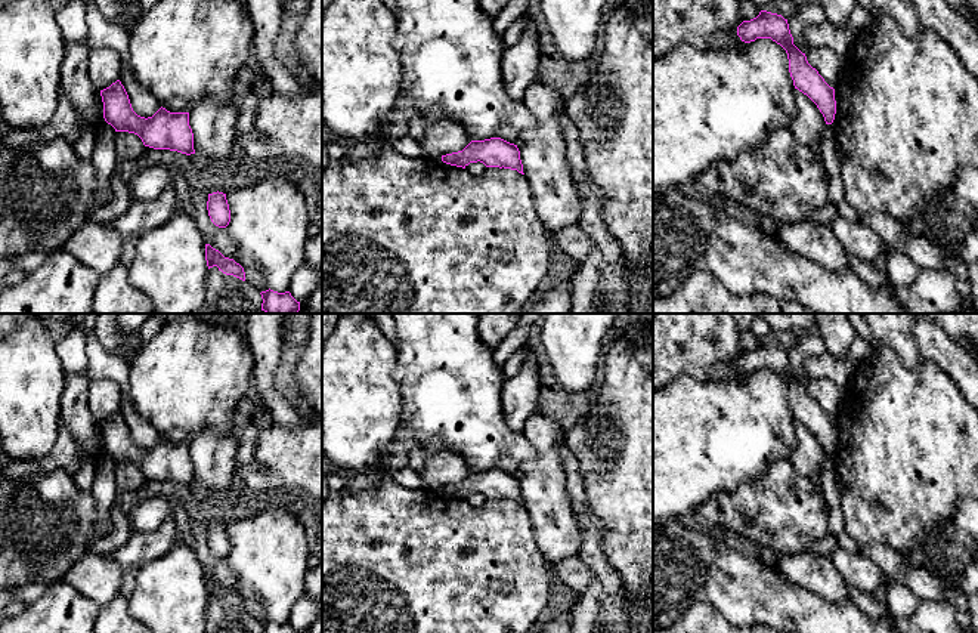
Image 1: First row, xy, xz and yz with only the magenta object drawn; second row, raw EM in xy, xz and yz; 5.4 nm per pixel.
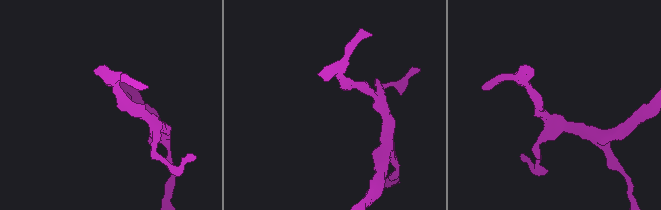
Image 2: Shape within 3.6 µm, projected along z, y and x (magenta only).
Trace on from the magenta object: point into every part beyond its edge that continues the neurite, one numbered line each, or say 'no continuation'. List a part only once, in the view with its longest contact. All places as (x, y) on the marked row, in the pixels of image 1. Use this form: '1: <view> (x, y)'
no continuation

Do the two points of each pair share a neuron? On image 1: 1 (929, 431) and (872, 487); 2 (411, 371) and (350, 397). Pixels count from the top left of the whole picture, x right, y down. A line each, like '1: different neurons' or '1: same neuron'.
1: same neuron
2: different neurons

